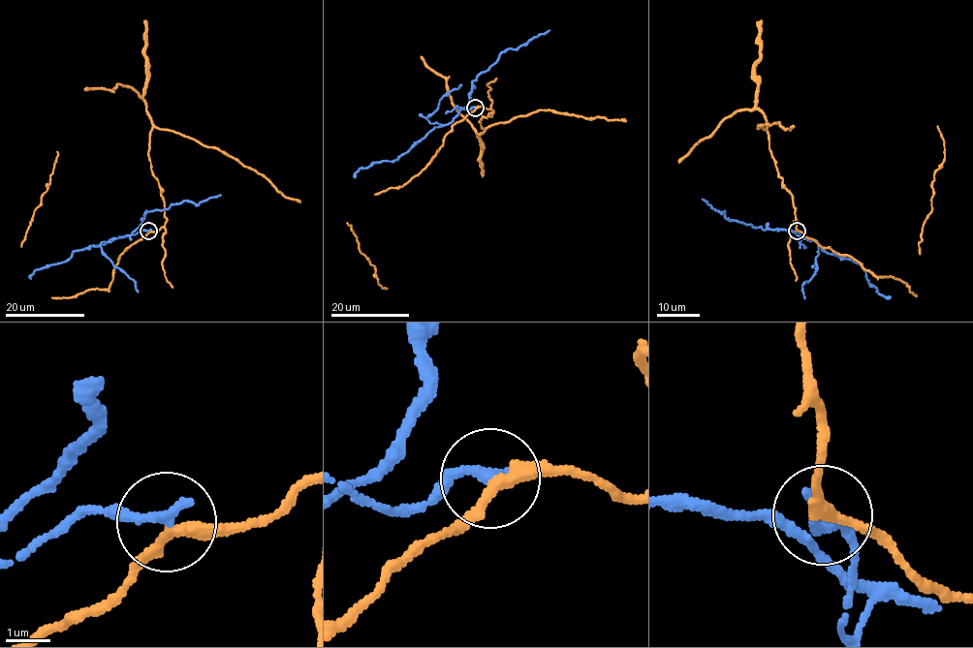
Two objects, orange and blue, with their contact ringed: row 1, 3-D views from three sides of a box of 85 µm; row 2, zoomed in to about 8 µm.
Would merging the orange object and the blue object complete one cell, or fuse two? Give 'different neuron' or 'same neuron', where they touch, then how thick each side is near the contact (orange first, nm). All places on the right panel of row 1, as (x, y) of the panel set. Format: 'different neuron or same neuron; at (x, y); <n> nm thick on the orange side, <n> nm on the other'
different neuron; at (797, 231); 240 nm thick on the orange side, 280 nm on the other

